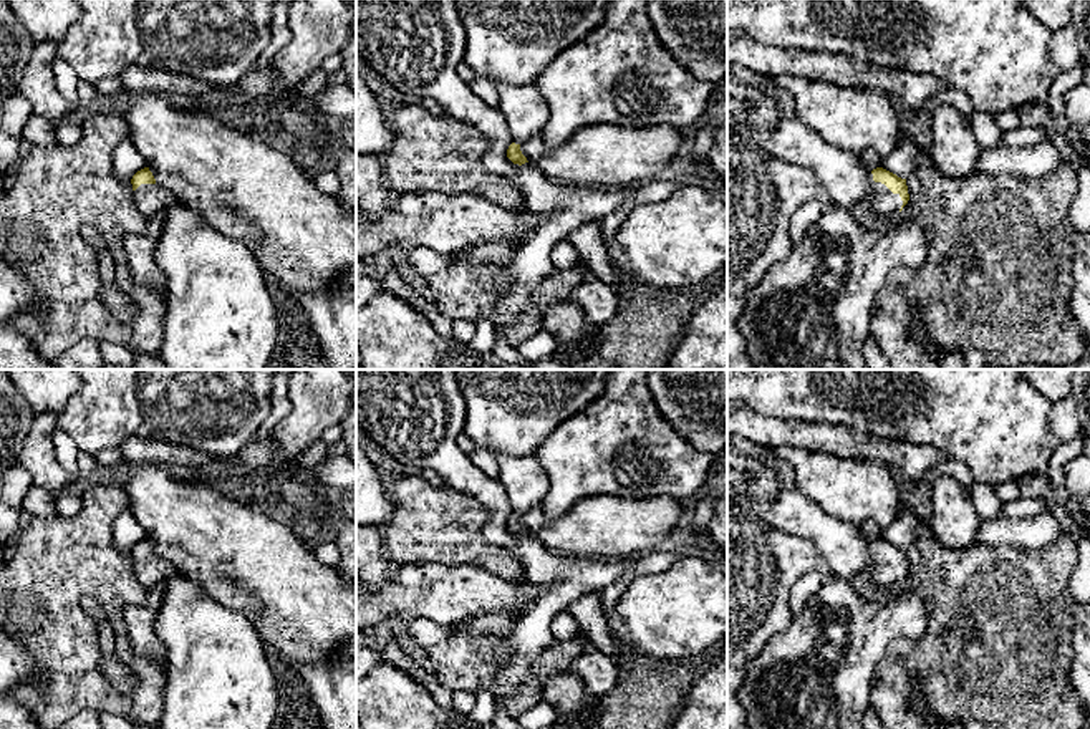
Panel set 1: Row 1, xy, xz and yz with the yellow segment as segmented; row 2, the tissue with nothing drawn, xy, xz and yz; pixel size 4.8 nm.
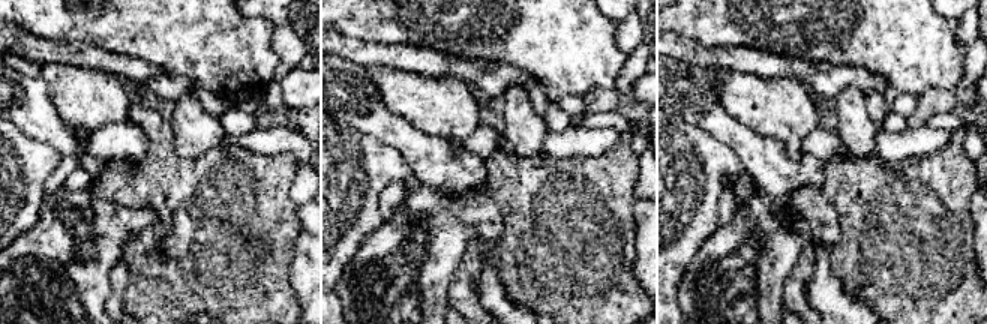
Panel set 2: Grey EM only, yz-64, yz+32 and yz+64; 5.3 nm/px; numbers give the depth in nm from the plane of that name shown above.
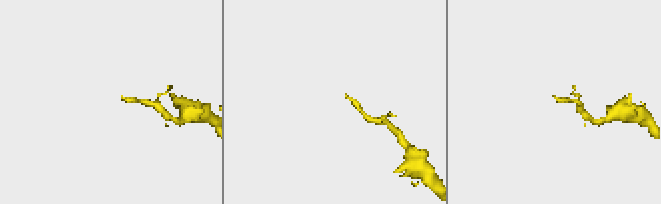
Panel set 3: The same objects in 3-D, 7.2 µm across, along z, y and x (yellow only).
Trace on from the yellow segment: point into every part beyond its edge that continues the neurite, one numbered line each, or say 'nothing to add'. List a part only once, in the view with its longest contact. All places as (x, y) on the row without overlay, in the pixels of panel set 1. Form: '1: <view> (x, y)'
1: yz (759, 481)

